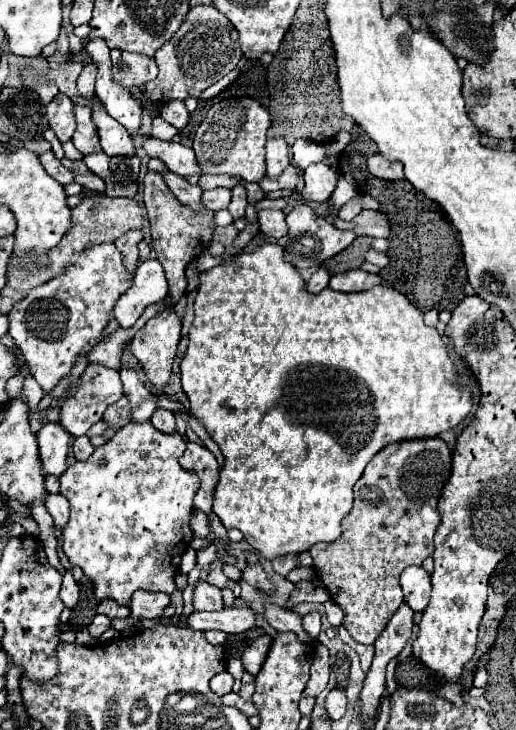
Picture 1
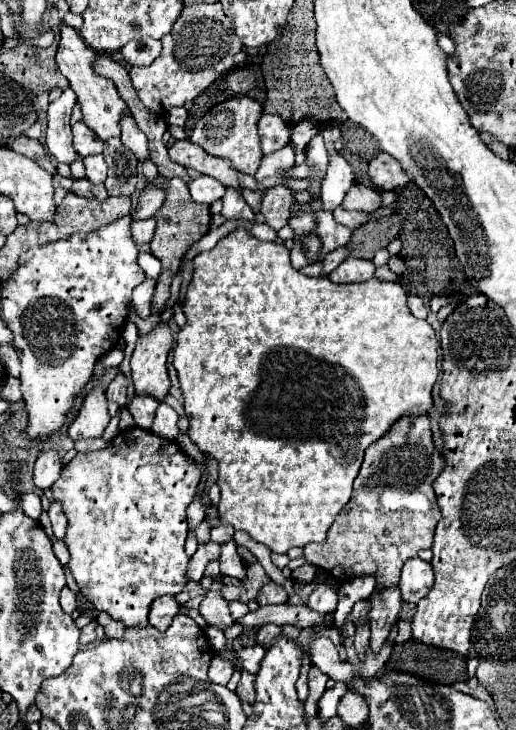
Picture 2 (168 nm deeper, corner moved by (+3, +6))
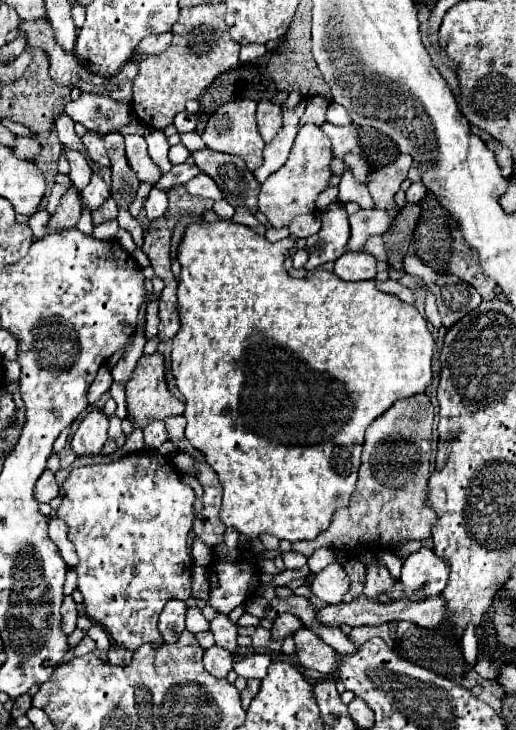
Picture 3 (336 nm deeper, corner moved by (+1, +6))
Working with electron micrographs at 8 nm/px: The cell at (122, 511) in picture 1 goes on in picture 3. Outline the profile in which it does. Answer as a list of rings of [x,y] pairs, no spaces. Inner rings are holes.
[[[132,453],[126,459],[118,459],[112,463],[102,463],[102,465],[84,465],[84,467],[74,467],[68,475],[68,479],[62,485],[64,489],[64,499],[60,509],[56,511],[56,517],[62,519],[68,525],[68,539],[74,543],[76,553],[78,553],[78,591],[84,595],[84,613],[98,625],[104,627],[104,631],[110,635],[110,639],[116,643],[116,647],[124,647],[132,653],[138,651],[140,645],[144,643],[152,643],[154,649],[158,649],[158,645],[164,643],[160,631],[158,631],[158,617],[166,605],[166,601],[170,599],[182,599],[186,601],[190,597],[190,581],[192,581],[192,557],[188,553],[188,531],[192,529],[192,521],[194,521],[194,501],[196,501],[196,493],[192,491],[192,487],[184,485],[178,475],[176,475],[176,467],[172,463],[170,457],[150,457],[146,453]]]

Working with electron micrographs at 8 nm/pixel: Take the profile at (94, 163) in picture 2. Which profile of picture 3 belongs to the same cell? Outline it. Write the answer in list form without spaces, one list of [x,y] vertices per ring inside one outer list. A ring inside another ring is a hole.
[[[94,173],[90,185],[86,189],[82,189],[82,205],[88,211],[96,211],[108,197],[110,197],[110,193],[108,193],[106,183],[102,181],[102,177],[98,173]]]

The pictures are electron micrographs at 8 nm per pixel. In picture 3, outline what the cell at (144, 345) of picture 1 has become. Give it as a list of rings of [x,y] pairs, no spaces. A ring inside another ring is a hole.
[[[160,353],[144,355],[138,361],[132,377],[126,383],[126,405],[128,405],[128,419],[132,423],[136,423],[140,429],[144,429],[146,421],[152,421],[152,419],[164,421],[168,417],[184,413],[184,403],[180,403],[168,391],[168,385],[166,385],[166,379],[164,379],[164,357]]]

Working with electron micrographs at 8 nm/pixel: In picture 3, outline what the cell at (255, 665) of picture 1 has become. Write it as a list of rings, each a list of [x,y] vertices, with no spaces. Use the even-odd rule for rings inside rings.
[[[282,613],[272,627],[272,639],[284,639],[290,637],[292,633],[296,633],[302,627],[302,621],[298,617],[294,617],[292,613]]]

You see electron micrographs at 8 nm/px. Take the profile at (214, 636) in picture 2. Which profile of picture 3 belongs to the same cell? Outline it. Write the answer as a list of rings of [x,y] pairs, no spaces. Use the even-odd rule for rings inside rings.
[[[252,655],[252,657],[246,657],[238,663],[234,663],[234,671],[246,679],[252,679],[252,677],[264,679],[268,665],[270,665],[268,655]]]

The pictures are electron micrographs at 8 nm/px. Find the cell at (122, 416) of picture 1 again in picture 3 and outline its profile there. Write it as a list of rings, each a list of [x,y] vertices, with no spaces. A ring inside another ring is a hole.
[[[142,323],[140,327],[136,327],[136,333],[134,333],[134,335],[136,335],[134,341],[124,349],[120,361],[118,361],[116,367],[112,369],[114,381],[118,381],[118,383],[122,383],[122,385],[126,385],[126,381],[130,379],[130,375],[132,375],[132,371],[134,371],[138,359],[142,357],[142,347],[144,347],[144,343],[146,343],[144,323]]]

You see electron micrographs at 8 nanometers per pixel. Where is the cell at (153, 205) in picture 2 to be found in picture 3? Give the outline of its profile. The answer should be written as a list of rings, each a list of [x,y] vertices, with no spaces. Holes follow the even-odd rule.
[[[186,163],[174,165],[172,171],[166,173],[166,175],[156,183],[156,187],[160,187],[160,189],[172,189],[174,185],[180,185],[180,183],[190,181],[190,179],[196,177],[198,173],[200,173],[200,169],[198,169],[196,165],[186,165]]]

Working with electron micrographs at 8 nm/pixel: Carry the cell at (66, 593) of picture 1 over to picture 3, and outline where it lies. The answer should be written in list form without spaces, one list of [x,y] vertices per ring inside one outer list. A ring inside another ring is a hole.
[[[64,597],[62,603],[62,633],[70,635],[76,629],[76,619],[78,619],[78,607],[72,601],[72,597]]]

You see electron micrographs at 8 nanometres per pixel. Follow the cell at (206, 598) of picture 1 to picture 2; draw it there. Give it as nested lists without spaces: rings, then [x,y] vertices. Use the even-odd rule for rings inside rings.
[[[220,581],[212,583],[212,589],[206,593],[206,597],[200,603],[200,615],[216,629],[224,629],[234,625],[234,619],[228,611],[226,599],[220,595]]]

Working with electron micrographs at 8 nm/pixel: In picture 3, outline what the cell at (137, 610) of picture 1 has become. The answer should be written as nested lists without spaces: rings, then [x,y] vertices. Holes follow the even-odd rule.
[[[168,601],[162,615],[160,615],[160,621],[158,621],[158,629],[164,637],[166,643],[174,643],[178,641],[180,633],[186,629],[184,621],[186,621],[186,603],[184,601]]]

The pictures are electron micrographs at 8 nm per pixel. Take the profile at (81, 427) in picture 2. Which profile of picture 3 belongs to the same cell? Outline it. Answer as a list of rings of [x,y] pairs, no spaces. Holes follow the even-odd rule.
[[[94,409],[80,423],[78,431],[72,437],[70,447],[78,457],[80,455],[98,455],[106,439],[108,439],[108,417],[100,409]]]

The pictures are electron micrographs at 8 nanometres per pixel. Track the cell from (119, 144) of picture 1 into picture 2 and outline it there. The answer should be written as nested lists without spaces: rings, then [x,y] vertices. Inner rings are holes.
[[[68,25],[60,27],[60,47],[58,47],[58,53],[56,53],[58,69],[70,81],[70,87],[74,89],[74,93],[78,97],[78,103],[82,105],[82,115],[84,115],[82,121],[102,141],[106,141],[106,139],[112,139],[112,137],[120,137],[118,121],[120,121],[120,115],[122,115],[122,109],[124,109],[124,101],[116,93],[116,87],[112,85],[112,81],[94,73],[92,65],[94,65],[96,57],[98,55],[94,53],[94,49],[88,49],[88,45],[84,45],[84,41],[78,35],[76,29],[72,29]]]

